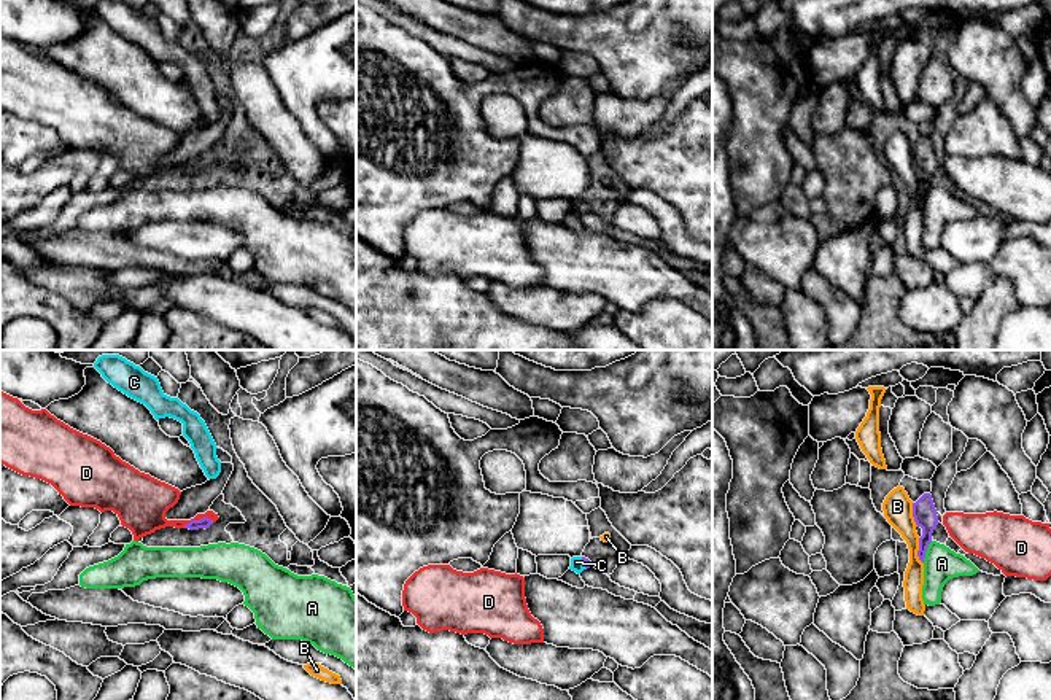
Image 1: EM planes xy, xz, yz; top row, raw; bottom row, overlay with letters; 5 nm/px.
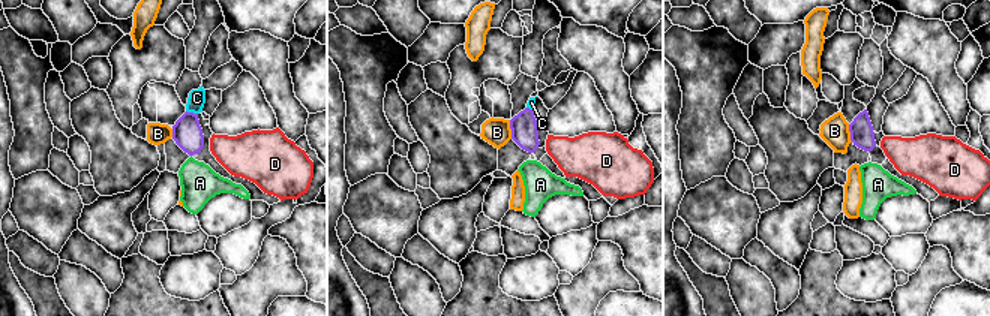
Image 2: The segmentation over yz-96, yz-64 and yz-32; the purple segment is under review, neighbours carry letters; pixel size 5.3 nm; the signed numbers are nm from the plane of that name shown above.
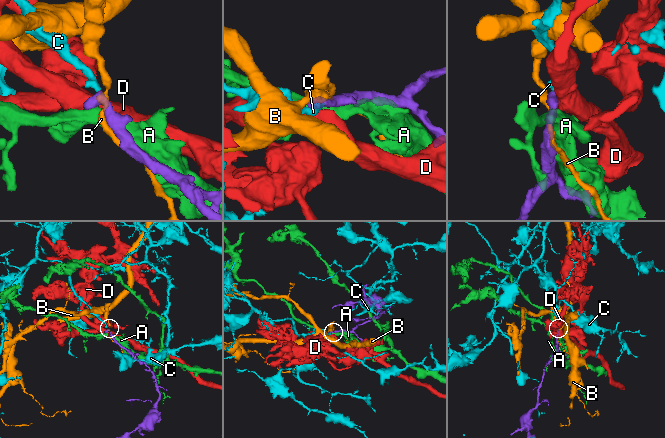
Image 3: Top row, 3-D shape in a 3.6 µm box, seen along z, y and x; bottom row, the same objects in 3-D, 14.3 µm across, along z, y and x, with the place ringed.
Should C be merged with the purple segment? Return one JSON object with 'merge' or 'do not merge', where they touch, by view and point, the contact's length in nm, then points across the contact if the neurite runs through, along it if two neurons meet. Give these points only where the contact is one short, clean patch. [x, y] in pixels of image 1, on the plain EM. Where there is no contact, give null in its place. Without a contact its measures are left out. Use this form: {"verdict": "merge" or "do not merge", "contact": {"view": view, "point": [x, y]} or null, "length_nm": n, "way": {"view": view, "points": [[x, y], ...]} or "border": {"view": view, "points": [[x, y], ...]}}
{"verdict": "merge", "contact": {"view": "xz", "point": [584, 207]}, "length_nm": 70, "way": {"view": "xz", "points": [[587, 207], [584, 207], [576, 206]]}}

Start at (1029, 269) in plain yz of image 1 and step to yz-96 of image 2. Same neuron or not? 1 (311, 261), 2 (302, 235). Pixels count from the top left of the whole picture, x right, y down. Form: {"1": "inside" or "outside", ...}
{"1": "inside", "2": "inside"}

